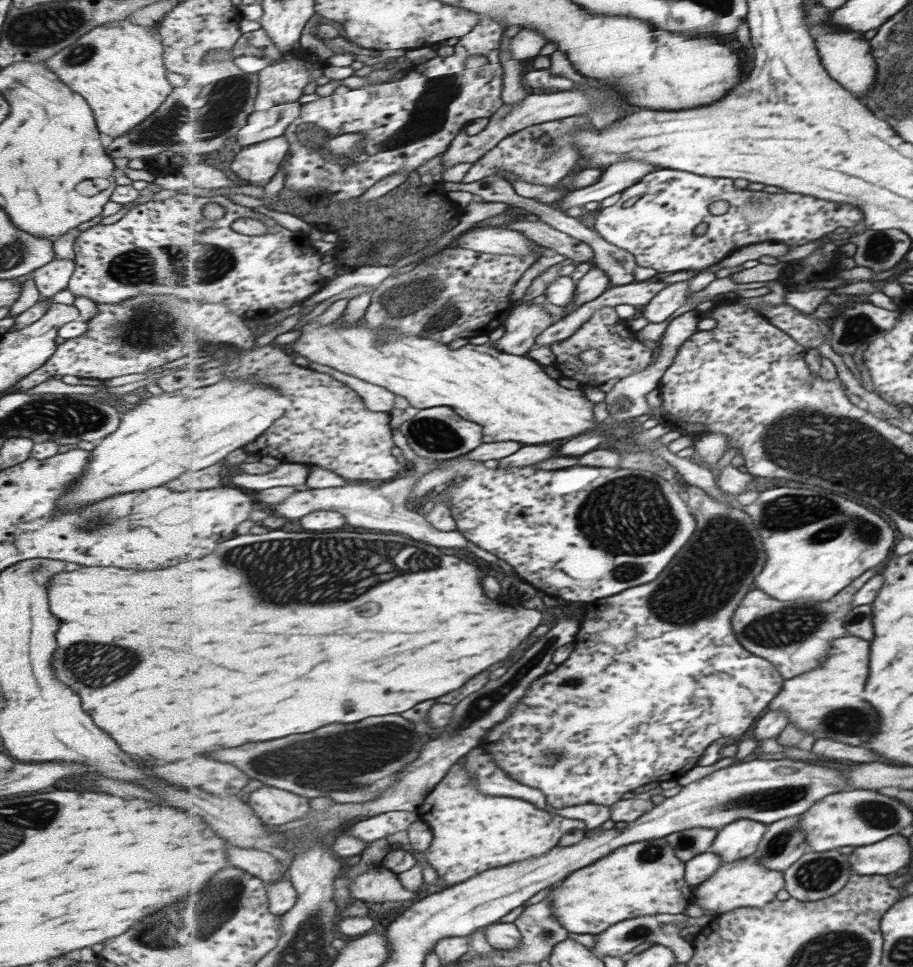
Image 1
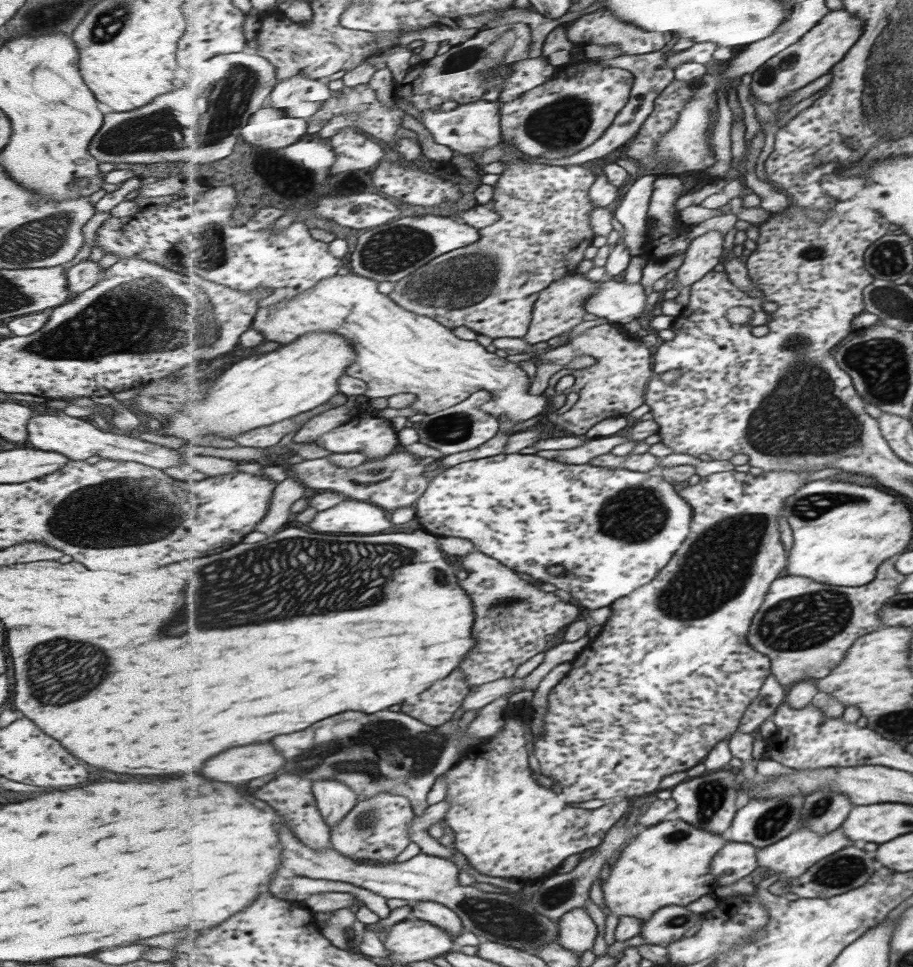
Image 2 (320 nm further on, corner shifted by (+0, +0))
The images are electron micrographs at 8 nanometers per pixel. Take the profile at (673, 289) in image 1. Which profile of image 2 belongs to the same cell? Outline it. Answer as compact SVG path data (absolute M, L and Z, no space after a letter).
M711 230L702 236L695 238L687 250L683 264L677 270L677 283L680 288L692 286L701 277L709 274L722 263L723 244L725 236L717 230Z

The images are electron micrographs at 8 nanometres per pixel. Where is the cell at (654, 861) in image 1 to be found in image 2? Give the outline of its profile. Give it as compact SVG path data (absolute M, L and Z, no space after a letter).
M677 817L645 827L637 839L621 852L612 867L608 882L603 884L603 898L610 914L617 917L634 916L641 918L643 922L649 922L660 908L673 905L687 906L699 900L701 896L713 892L717 886L717 880L712 873L711 863L727 842L729 841L723 838L722 833L709 832Z

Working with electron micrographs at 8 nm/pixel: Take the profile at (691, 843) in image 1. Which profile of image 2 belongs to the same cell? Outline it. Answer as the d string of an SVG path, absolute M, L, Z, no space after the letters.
M728 768L721 771L705 772L700 777L686 779L676 785L672 791L672 797L678 802L678 810L675 817L690 822L699 828L714 833L725 833L735 820L738 794L738 771Z

